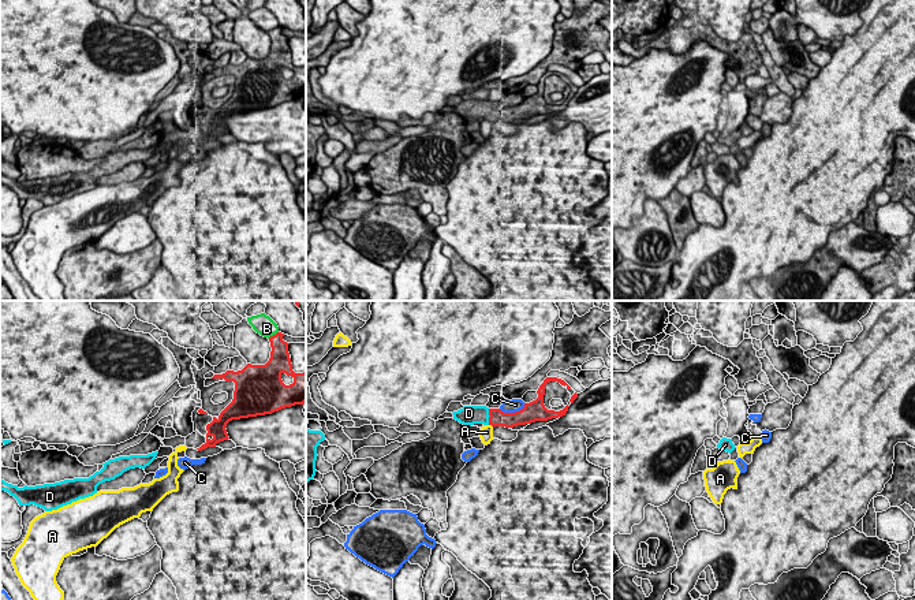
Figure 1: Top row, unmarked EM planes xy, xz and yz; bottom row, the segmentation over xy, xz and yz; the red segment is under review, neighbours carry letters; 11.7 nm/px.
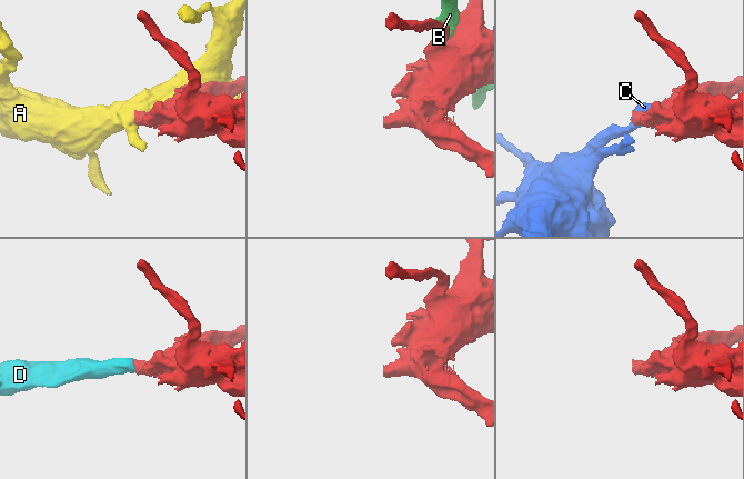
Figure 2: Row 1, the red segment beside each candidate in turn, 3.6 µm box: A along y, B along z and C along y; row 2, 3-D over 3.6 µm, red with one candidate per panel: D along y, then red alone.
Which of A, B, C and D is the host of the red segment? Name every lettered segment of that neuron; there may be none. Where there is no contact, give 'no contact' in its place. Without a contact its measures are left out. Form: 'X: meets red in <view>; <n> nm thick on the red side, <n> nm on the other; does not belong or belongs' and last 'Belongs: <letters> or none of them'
A: meets red in xz; 190 nm thick on the red side, 160 nm on the other; does not belong
B: meets red in xy; 220 nm thick on the red side, 240 nm on the other; does not belong
C: meets red in xz; 240 nm thick on the red side, 160 nm on the other; does not belong
D: meets red in xz; 190 nm thick on the red side, 220 nm on the other; belongs
Belongs: D

